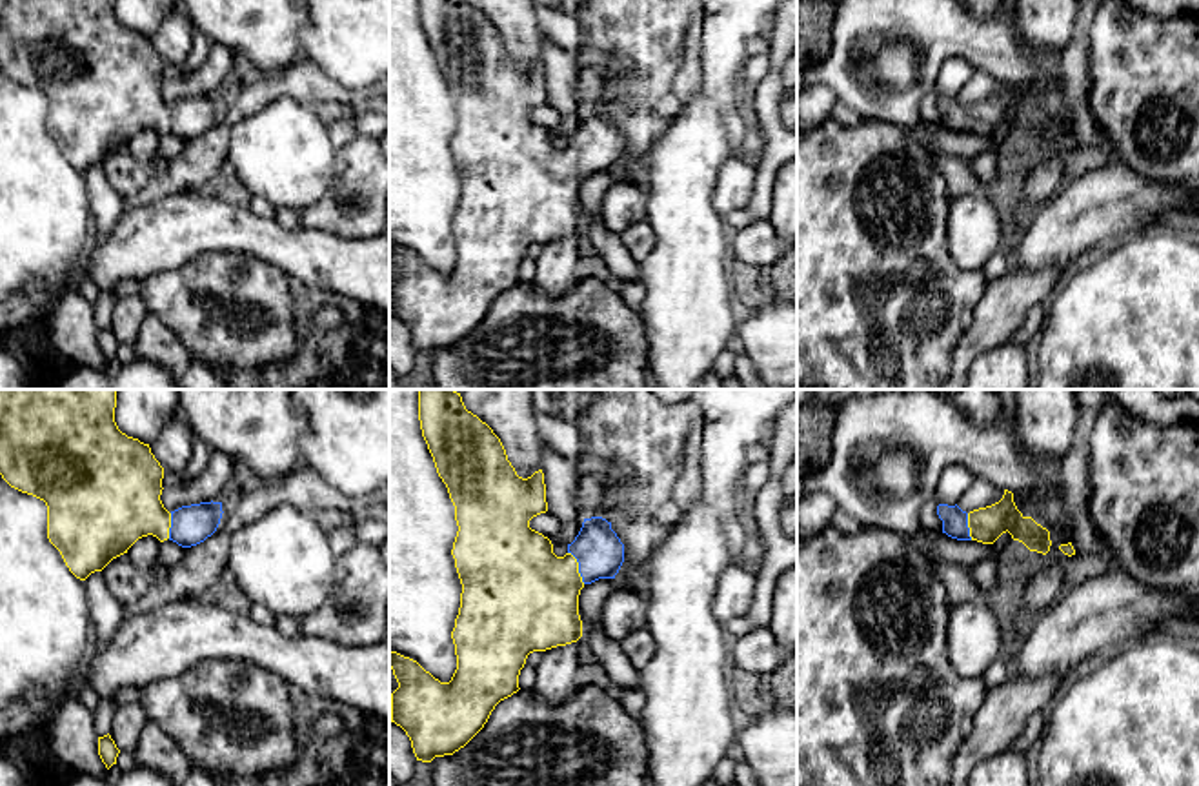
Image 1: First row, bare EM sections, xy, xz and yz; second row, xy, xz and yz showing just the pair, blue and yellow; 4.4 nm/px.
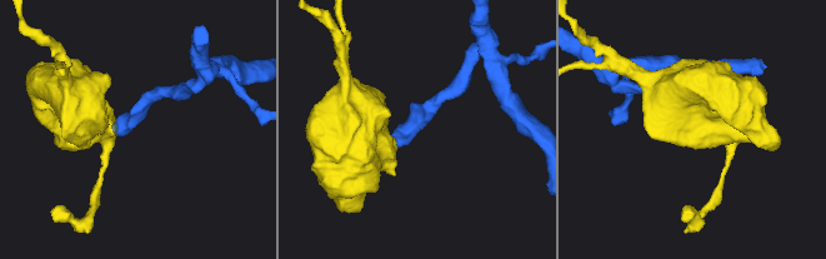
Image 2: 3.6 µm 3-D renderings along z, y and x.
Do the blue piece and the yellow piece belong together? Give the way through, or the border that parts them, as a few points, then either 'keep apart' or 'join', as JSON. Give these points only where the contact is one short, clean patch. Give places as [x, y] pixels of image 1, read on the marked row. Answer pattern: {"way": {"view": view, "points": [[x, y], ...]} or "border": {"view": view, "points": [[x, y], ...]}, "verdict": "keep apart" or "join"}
{"way": {"view": "xz", "points": [[599, 552], [579, 568], [530, 595]]}, "verdict": "join"}

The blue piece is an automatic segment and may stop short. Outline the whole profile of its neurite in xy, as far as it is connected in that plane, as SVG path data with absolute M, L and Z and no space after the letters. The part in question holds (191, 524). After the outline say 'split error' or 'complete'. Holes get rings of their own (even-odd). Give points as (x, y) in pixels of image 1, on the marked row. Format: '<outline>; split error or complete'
M0 389L0 475L15 489L47 506L47 539L69 571L86 580L142 537L191 548L211 537L222 519L222 502L200 502L167 511L160 500L164 468L149 444L122 433L115 422L116 389Z; split error

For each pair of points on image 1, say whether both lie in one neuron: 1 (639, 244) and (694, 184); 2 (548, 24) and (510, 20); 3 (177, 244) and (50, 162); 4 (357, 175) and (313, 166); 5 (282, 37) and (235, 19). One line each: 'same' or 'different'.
1: different
2: different
3: different
4: different
5: same

